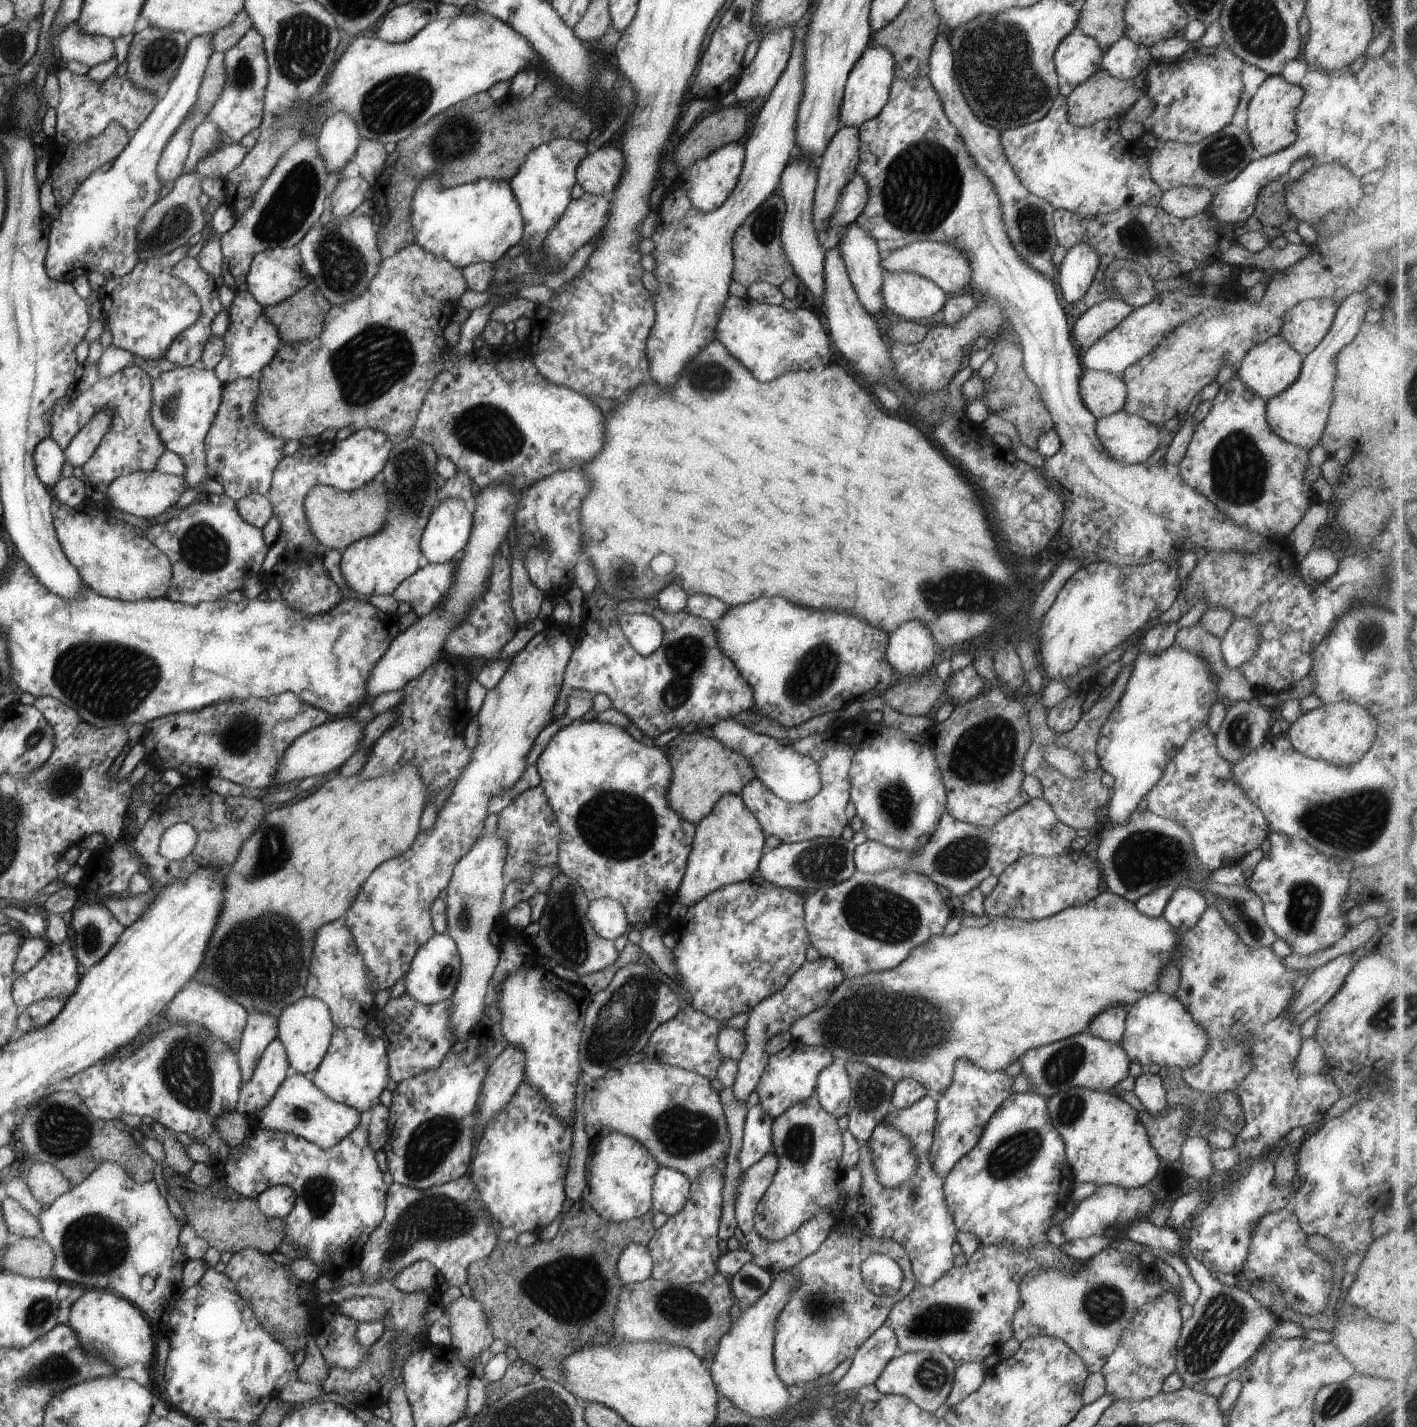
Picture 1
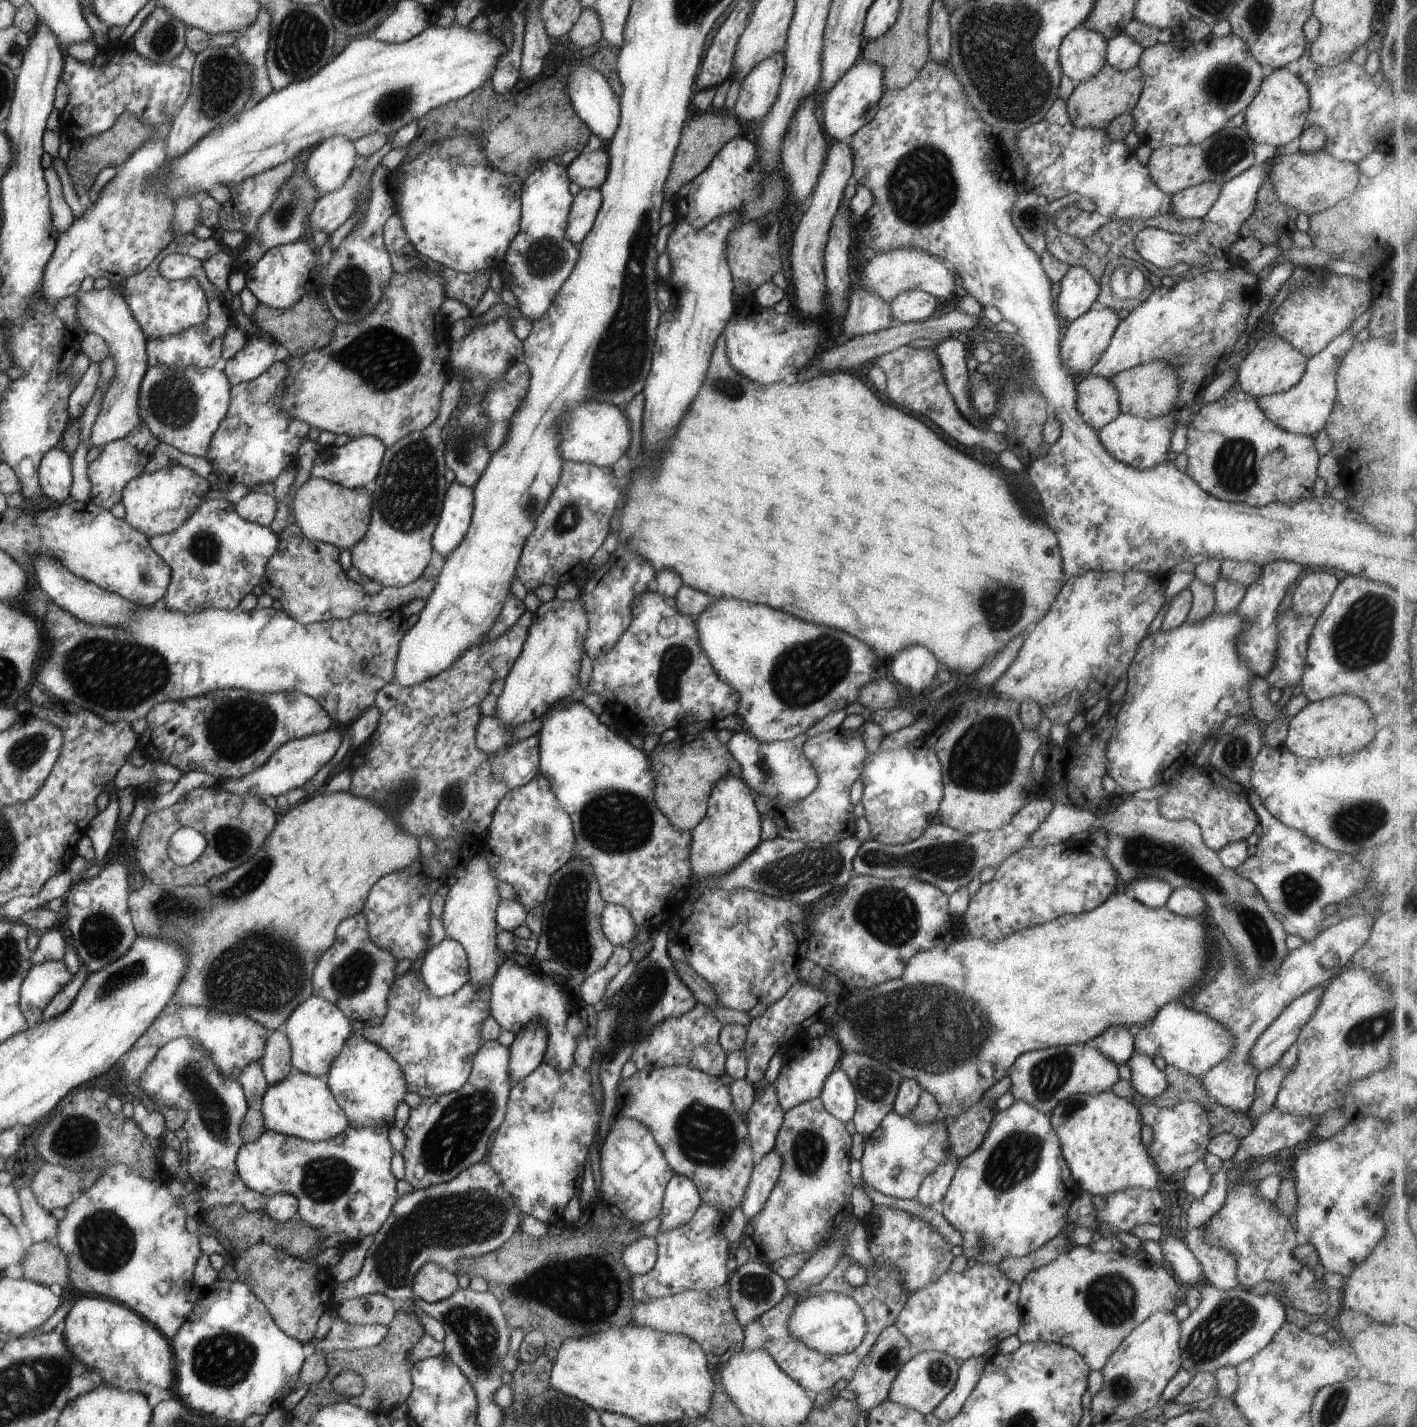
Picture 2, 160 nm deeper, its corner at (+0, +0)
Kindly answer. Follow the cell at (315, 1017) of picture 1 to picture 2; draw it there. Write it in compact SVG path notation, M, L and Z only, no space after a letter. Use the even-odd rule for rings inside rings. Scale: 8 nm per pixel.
M313 994L286 1021L286 1035L291 1041L291 1063L300 1073L316 1077L328 1074L352 1036L352 1025L354 1024L350 1024L350 1019L336 1003Z

